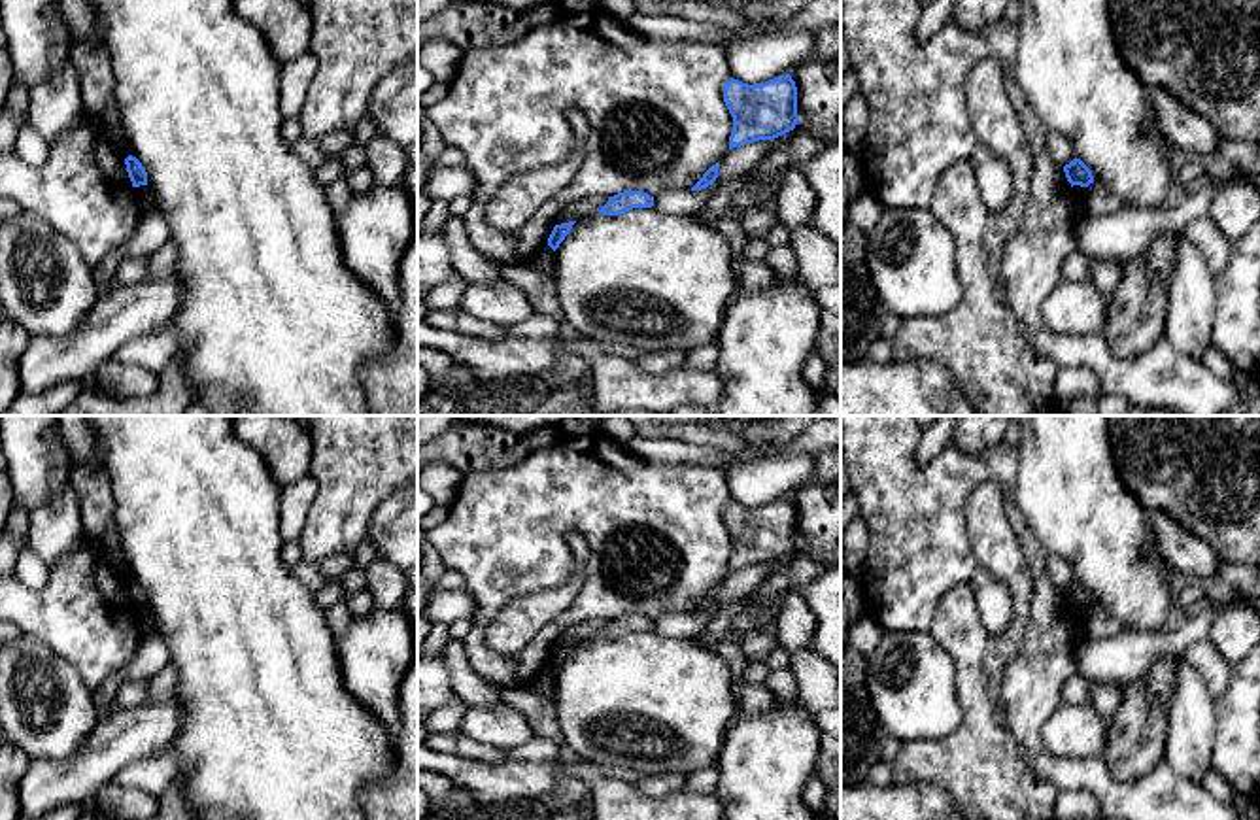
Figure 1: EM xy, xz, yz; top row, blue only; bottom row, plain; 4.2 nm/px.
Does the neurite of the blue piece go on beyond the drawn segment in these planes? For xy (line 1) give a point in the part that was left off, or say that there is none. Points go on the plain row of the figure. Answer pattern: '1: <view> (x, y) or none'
1: none

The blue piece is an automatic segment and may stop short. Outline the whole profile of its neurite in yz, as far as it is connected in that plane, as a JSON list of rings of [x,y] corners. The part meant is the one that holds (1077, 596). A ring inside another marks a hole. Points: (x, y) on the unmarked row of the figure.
[[[1073,582],[1069,588],[1065,588],[1064,595],[1071,610],[1088,610],[1090,606],[1094,606],[1092,593],[1081,582]]]

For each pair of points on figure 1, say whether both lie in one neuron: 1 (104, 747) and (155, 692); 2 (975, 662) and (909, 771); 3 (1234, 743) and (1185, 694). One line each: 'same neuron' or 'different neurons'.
1: different neurons
2: same neuron
3: different neurons

